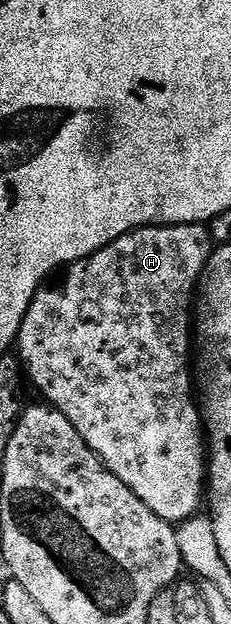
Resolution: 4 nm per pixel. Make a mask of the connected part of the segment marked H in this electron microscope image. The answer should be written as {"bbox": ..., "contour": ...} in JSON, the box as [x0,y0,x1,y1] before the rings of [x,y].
{"bbox":[17,224,212,524],"contour":[[[203,224],[142,226],[139,230],[130,230],[88,258],[63,267],[58,277],[40,286],[31,301],[29,312],[25,312],[17,339],[17,357],[29,382],[31,378],[32,384],[48,398],[44,399],[62,412],[69,424],[77,428],[77,432],[81,432],[85,444],[89,444],[91,451],[107,465],[113,476],[117,476],[117,480],[121,480],[121,484],[128,486],[139,497],[145,508],[172,524],[196,517],[200,513],[199,505],[205,502],[205,430],[201,425],[201,410],[193,393],[193,303],[203,269],[211,259],[212,249],[211,231]]]}

